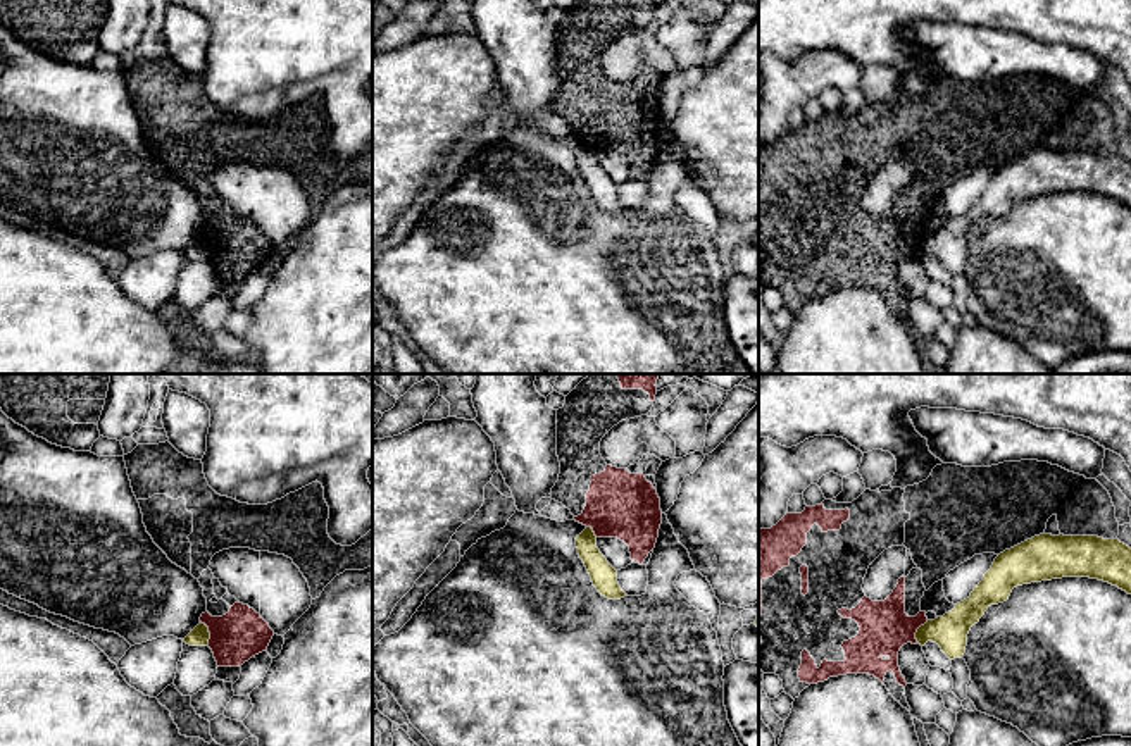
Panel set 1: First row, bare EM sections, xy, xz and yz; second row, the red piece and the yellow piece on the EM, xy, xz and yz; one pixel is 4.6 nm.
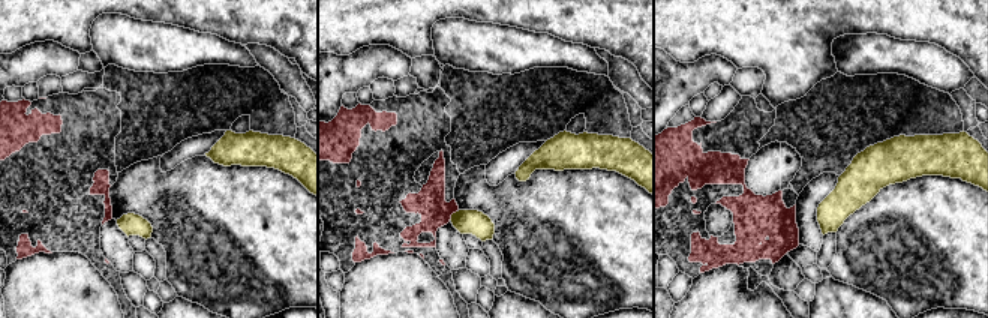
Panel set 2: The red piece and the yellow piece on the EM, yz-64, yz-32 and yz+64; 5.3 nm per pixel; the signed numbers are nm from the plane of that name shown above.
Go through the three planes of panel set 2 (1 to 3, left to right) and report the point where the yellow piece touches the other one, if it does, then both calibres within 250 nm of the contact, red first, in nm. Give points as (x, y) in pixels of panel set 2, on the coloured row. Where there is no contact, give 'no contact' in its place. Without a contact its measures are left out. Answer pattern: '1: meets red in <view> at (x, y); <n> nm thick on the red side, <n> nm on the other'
1: no contact
2: meets red in yz-32 at (452, 213); 160 nm thick on the red side, 130 nm on the other
3: no contact

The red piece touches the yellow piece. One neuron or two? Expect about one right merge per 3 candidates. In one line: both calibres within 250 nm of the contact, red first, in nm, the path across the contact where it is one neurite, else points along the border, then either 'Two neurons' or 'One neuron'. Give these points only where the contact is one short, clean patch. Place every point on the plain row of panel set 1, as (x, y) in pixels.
Thickness 240 nm (red) against 160 nm. Boundary: yz (928, 235), (916, 247), (918, 257). Two neurons

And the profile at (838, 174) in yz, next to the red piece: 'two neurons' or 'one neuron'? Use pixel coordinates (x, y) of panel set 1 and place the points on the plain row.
one neuron

